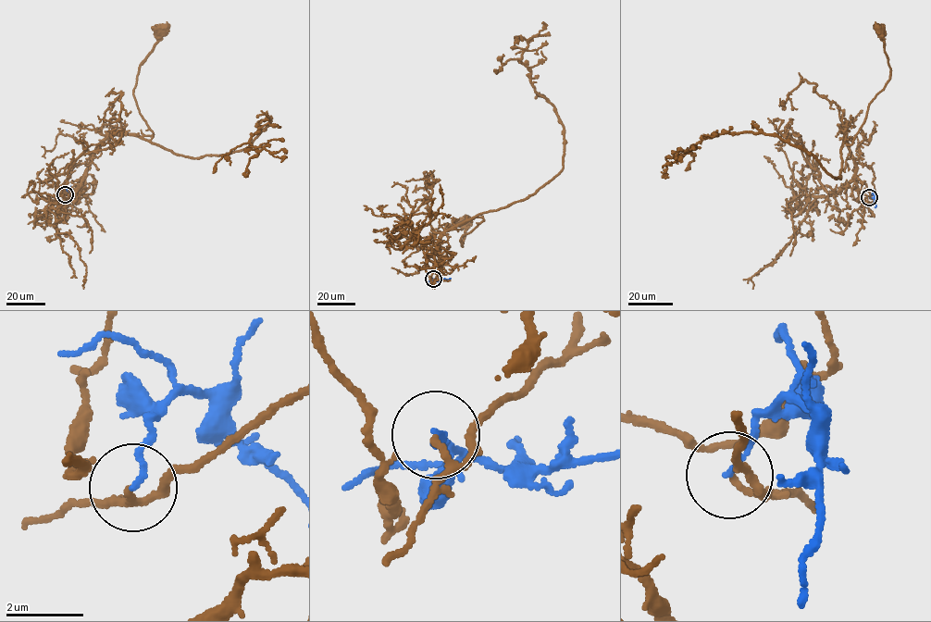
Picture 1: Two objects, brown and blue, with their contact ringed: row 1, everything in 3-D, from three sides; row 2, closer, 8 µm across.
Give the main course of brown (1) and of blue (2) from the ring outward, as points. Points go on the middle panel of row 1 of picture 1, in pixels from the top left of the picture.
1: (433, 279), (443, 263), (438, 245), (443, 233), (476, 217), (484, 220), (464, 234), (462, 246), (462, 222)
2: (433, 279), (451, 278)

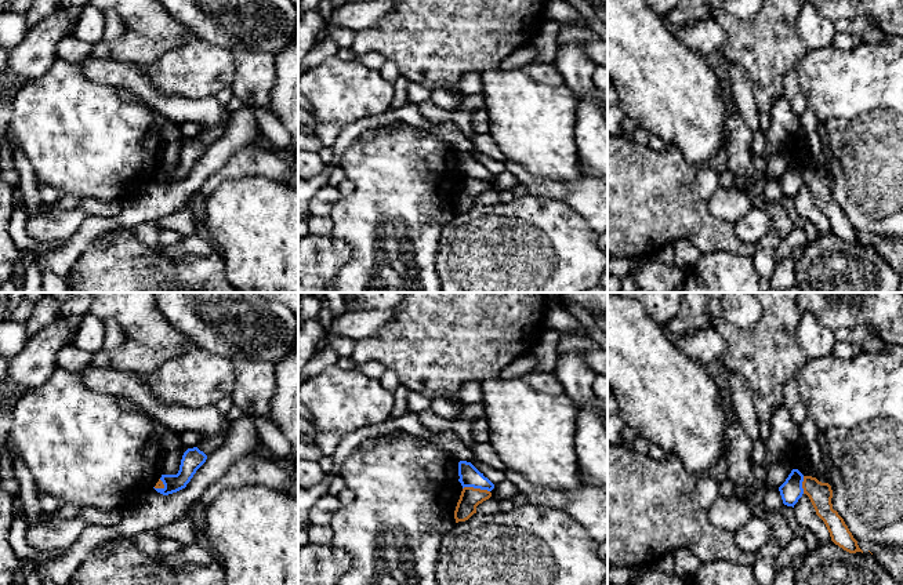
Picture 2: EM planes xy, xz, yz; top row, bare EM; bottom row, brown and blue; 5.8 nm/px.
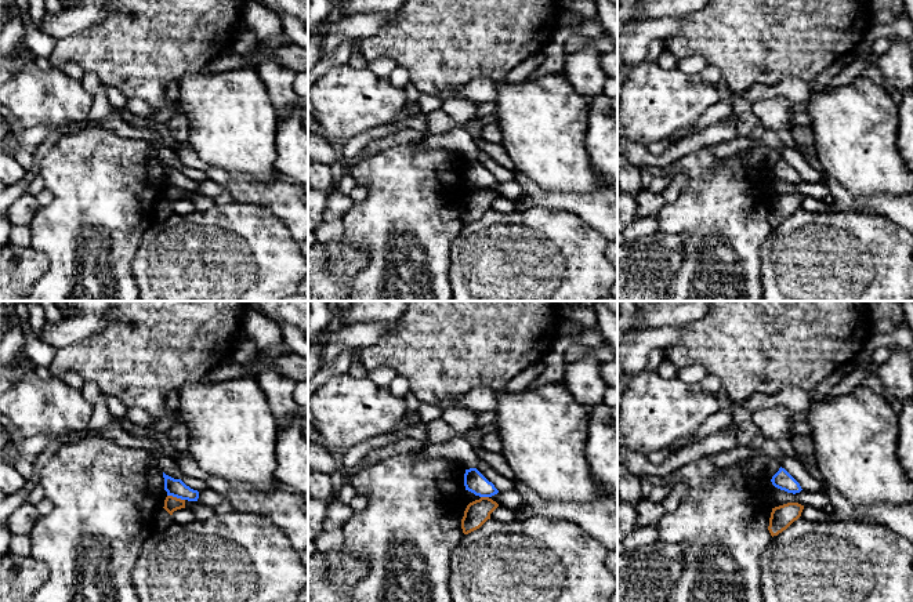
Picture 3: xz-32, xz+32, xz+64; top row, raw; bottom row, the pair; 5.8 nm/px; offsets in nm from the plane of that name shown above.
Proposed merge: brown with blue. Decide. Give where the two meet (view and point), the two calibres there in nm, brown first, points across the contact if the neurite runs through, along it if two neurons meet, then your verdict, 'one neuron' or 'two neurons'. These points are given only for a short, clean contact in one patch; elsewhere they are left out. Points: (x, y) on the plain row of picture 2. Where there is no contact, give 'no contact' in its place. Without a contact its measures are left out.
meets brown in xz at (477, 180); 120 nm thick on the brown side, 120 nm on the other; border along xz (463, 178), (479, 178), (489, 182); two neurons

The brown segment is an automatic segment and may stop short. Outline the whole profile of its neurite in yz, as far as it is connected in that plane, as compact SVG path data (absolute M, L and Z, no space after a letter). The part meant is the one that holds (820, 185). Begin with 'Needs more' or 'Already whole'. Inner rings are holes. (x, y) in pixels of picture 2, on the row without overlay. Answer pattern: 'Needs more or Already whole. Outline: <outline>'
Already whole. Outline: M804 167L804 185L806 185L816 201L816 206L824 212L831 232L849 244L863 241L853 229L844 210L833 200L833 181L828 174L822 174L816 168Z

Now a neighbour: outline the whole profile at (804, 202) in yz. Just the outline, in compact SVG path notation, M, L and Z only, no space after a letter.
M802 185L802 188L794 196L794 206L799 217L816 226L817 233L831 232L824 212L816 206L816 201L806 185Z

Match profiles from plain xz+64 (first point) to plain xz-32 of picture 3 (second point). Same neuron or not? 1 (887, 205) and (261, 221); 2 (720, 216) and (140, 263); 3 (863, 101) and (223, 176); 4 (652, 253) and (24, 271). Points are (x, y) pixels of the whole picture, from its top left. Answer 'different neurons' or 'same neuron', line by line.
1: different neurons
2: different neurons
3: different neurons
4: same neuron

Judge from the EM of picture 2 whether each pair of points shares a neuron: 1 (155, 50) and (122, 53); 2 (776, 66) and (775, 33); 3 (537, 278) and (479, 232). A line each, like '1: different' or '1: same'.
1: same
2: same
3: same

